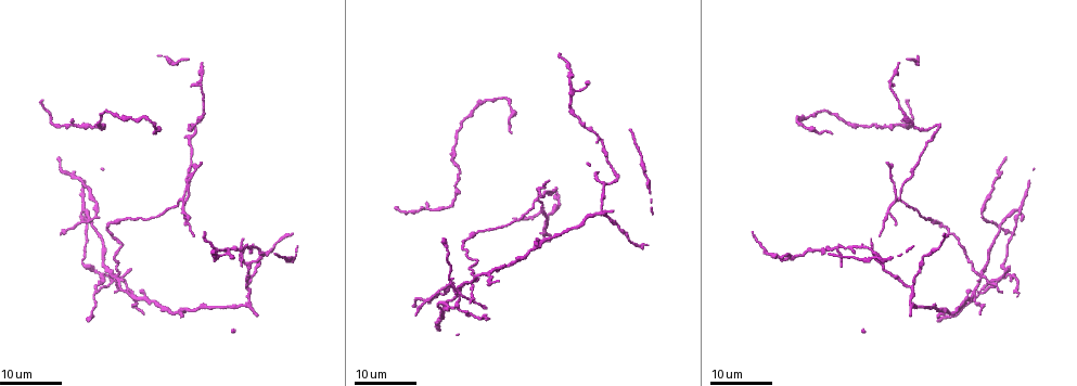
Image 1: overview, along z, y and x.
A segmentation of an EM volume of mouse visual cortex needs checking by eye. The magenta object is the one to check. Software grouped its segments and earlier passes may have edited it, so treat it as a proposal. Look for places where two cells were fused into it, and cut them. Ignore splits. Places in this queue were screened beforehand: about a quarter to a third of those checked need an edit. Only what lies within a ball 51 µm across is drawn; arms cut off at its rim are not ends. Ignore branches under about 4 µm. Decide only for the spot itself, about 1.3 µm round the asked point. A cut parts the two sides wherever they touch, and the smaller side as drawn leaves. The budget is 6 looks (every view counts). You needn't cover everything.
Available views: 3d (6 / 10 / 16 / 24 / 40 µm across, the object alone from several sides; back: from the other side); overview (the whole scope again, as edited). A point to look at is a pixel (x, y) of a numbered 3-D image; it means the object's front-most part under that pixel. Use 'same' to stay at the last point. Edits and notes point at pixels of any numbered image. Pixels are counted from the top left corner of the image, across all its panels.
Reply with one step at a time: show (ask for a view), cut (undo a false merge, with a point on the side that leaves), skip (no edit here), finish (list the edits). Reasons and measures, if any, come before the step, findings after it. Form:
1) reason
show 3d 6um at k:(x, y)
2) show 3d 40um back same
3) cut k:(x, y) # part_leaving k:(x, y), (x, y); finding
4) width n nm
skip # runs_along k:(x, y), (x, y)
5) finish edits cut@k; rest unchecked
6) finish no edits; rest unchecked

thick turns thin
show 3d 24um at 1:(97, 215)

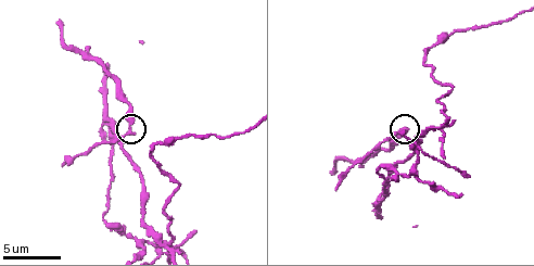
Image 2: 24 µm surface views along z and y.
show 3d 10um at 2:(127, 131)

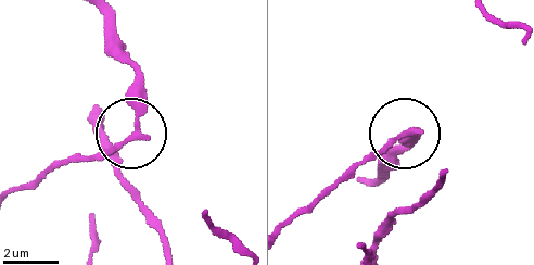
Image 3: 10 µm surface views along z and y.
cut 3:(389, 142) # part_leaving 3:(411, 134), (355, 161), (292, 217); two cells meet here

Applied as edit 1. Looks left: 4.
arms part here
show 3d 16um at 1:(248, 263)

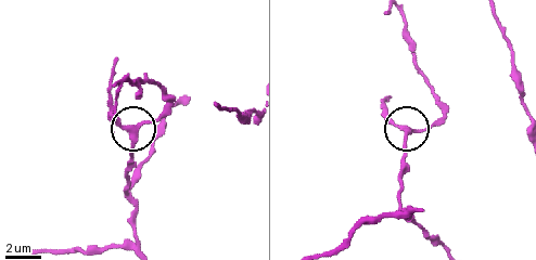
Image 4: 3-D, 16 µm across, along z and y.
closer look
show 3d 10um at 4:(403, 128)

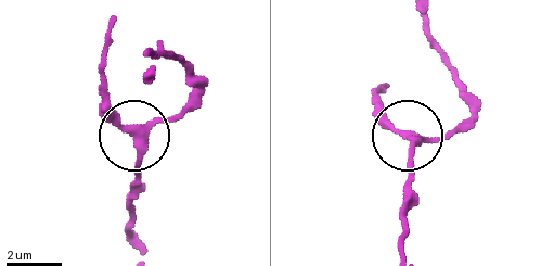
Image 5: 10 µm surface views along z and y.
width 240 nm
skip # runs_along 5:(401, 249), (409, 138), (375, 97); all the same cell

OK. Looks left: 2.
three arms meet
show 3d 24um at 1:(913, 286)

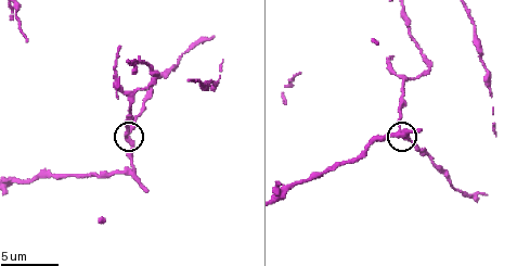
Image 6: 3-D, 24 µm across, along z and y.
show 3d 10um same

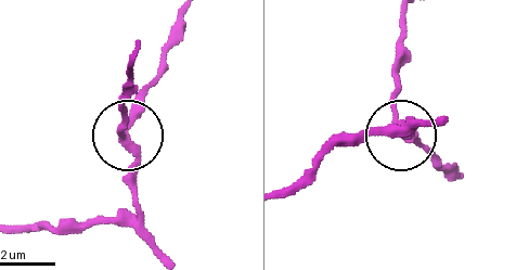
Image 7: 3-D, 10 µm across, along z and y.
side_arm 15 um; arms 3
skip # all the same cell

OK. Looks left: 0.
finish edits cut@3; rest unchecked

